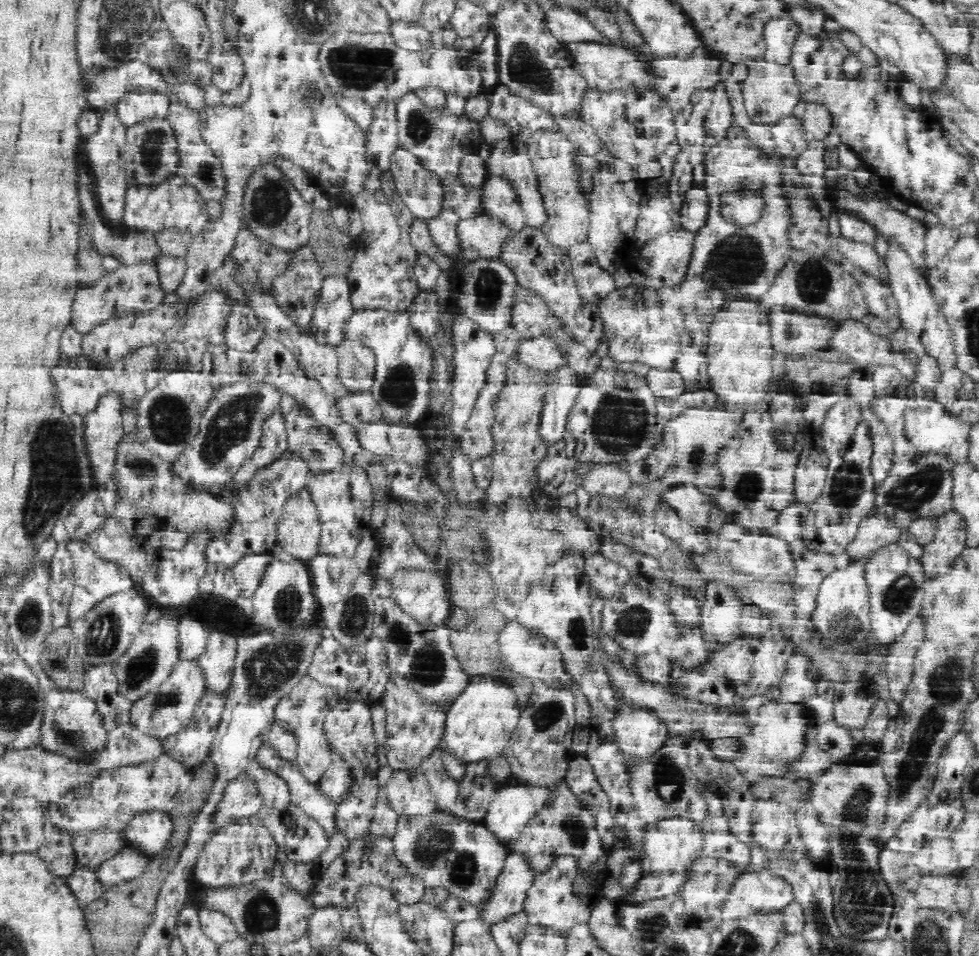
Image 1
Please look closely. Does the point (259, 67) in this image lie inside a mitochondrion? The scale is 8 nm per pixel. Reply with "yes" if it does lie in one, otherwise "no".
no

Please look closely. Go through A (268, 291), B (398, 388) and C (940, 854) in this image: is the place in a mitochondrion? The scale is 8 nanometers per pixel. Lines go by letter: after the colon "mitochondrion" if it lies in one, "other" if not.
A: other
B: mitochondrion
C: other

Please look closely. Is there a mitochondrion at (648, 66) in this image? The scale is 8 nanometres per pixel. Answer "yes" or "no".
no

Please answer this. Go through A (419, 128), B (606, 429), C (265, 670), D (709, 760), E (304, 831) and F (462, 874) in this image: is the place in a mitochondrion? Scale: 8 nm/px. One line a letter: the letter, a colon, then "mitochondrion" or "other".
A: mitochondrion
B: mitochondrion
C: mitochondrion
D: other
E: other
F: mitochondrion

